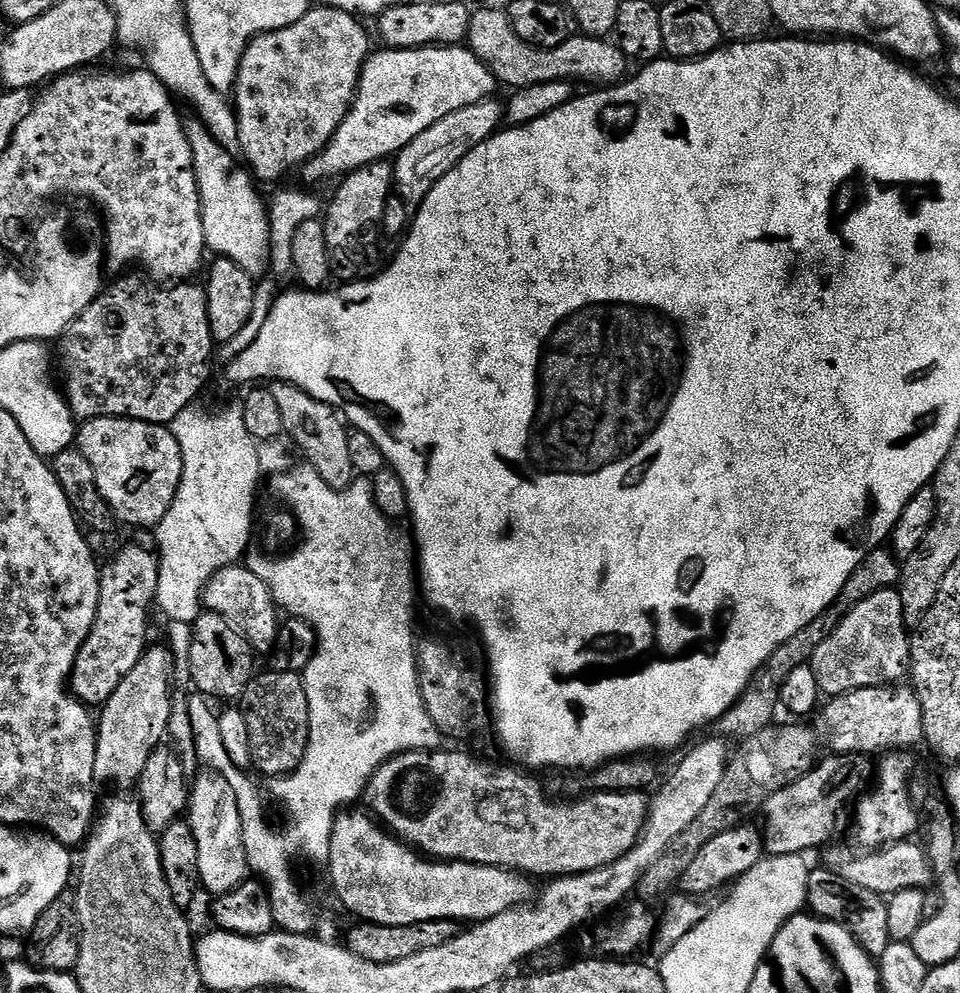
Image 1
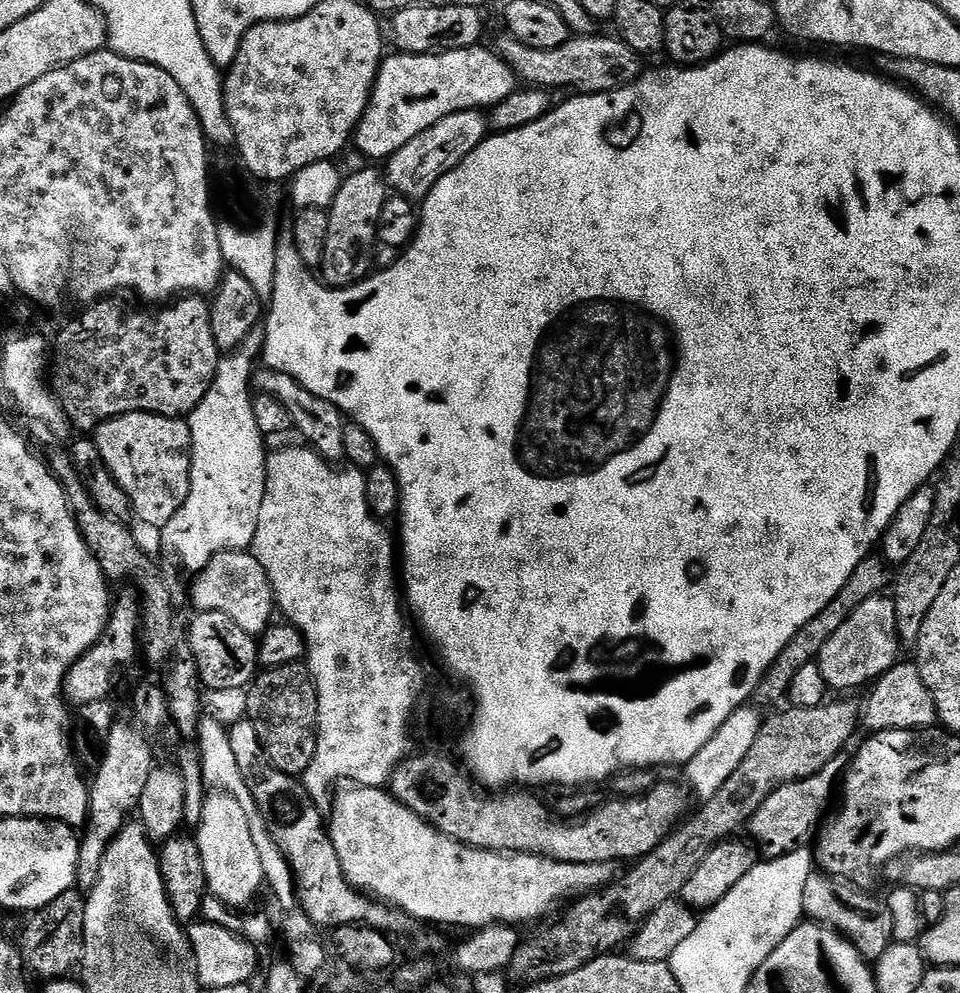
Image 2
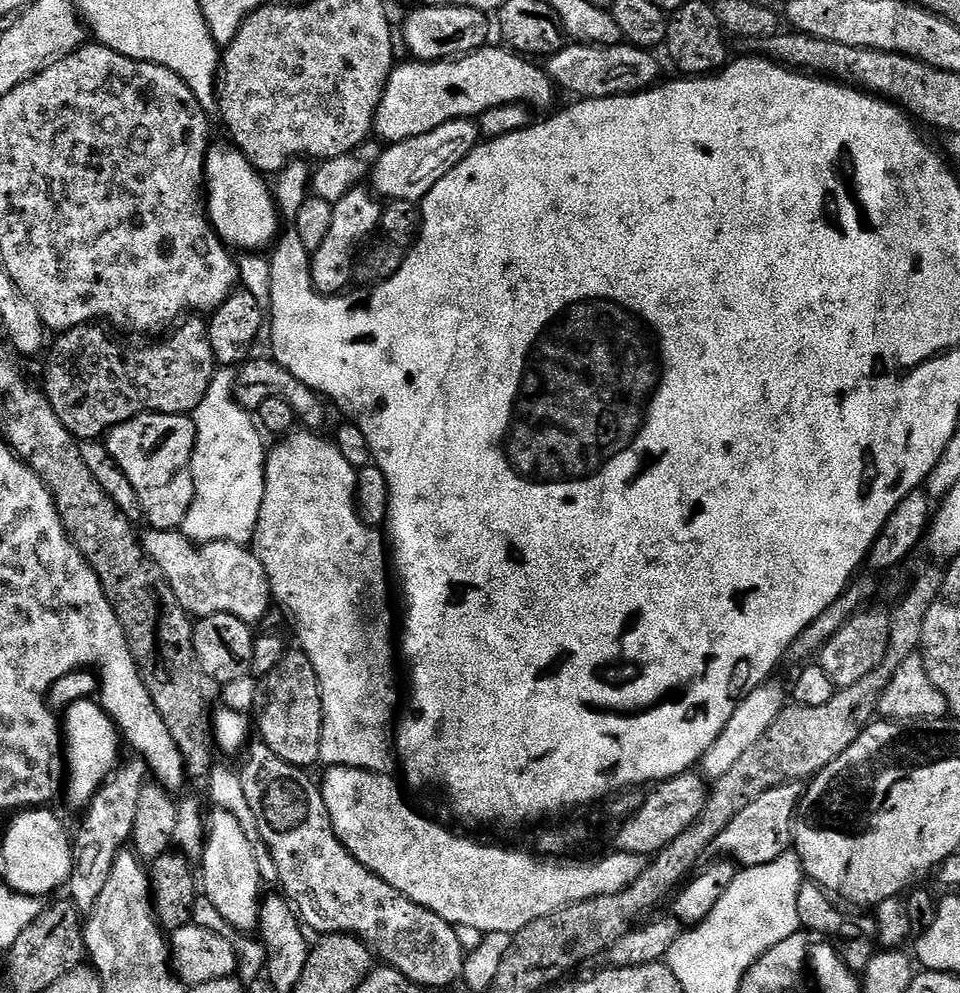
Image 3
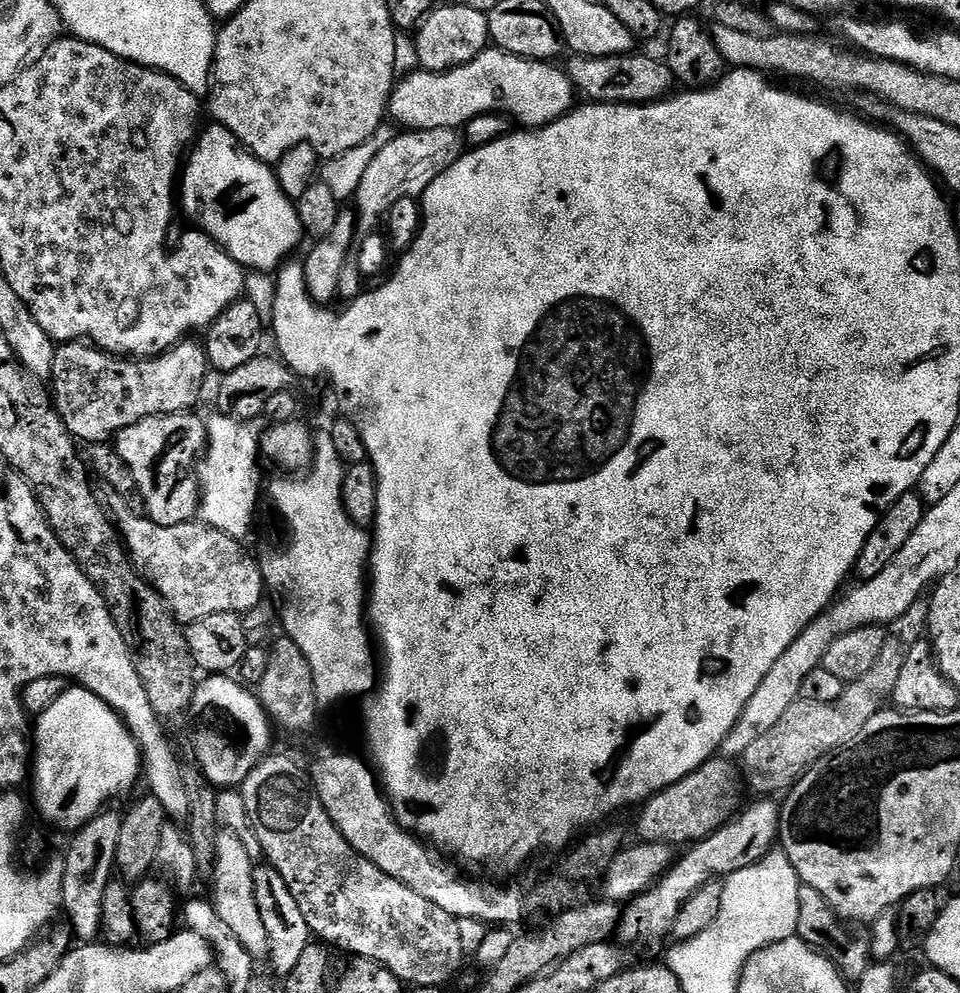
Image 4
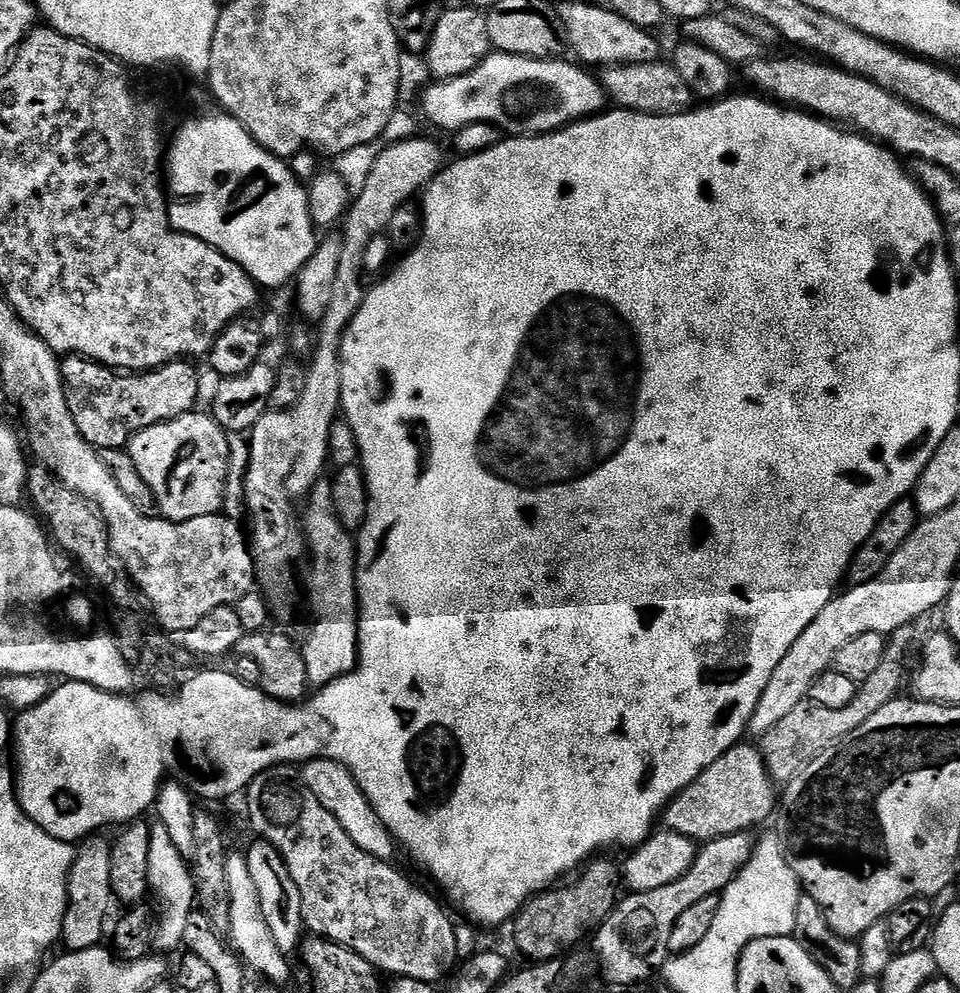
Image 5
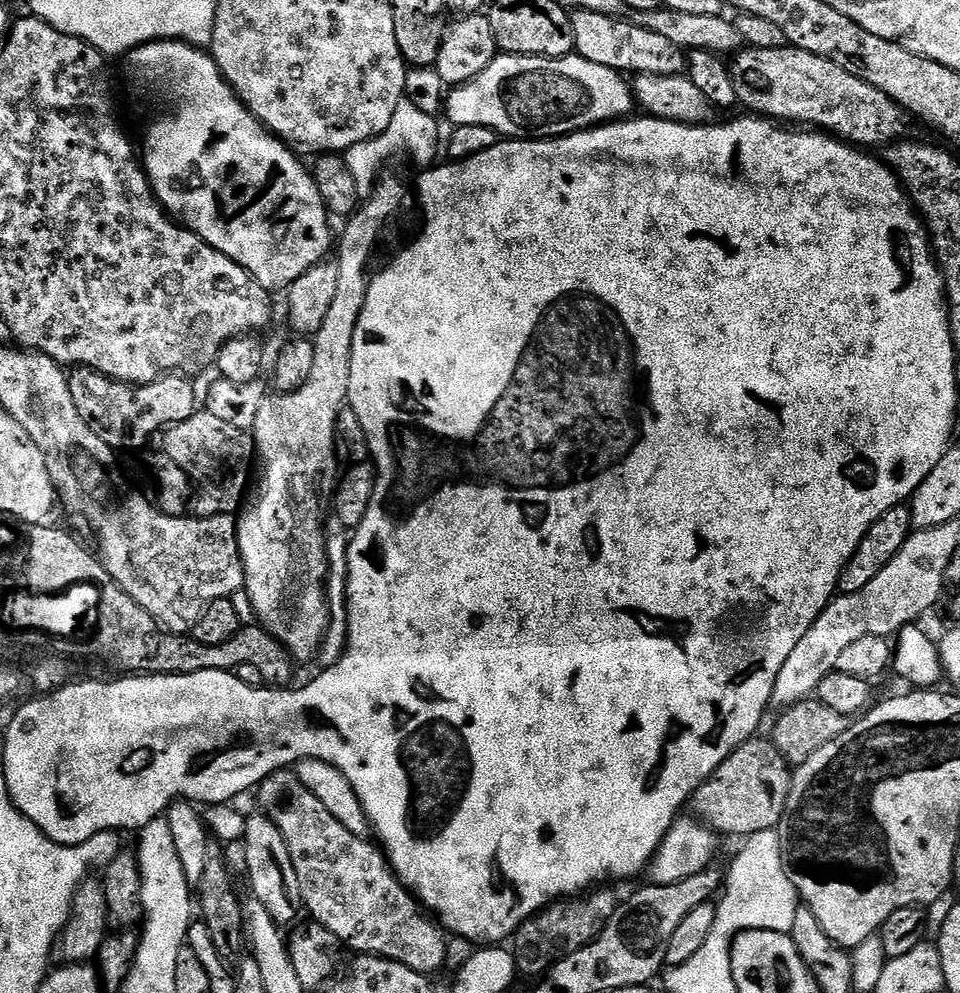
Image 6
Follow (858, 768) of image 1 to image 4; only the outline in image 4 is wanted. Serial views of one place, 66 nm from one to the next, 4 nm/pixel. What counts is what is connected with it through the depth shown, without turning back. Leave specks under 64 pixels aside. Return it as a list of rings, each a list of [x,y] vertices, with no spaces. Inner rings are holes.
[[[772,798],[757,801],[705,840],[695,841],[687,849],[689,852],[681,860],[679,857],[652,887],[623,905],[618,929],[621,949],[637,948],[648,956],[656,956],[661,951],[661,955],[666,948],[664,939],[667,941],[671,937],[674,918],[678,918],[678,910],[686,906],[686,898],[698,894],[702,886],[758,864],[762,857],[773,851],[780,834],[780,804]]]

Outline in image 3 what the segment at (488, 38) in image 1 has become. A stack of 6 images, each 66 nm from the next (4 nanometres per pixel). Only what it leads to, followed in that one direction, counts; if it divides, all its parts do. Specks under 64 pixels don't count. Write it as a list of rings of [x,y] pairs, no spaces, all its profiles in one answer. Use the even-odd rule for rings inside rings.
[[[627,42],[619,44],[577,44],[569,43],[561,52],[547,57],[546,71],[557,89],[573,92],[573,97],[586,100],[629,96],[644,92],[661,79],[660,64],[647,48],[636,48]]]

